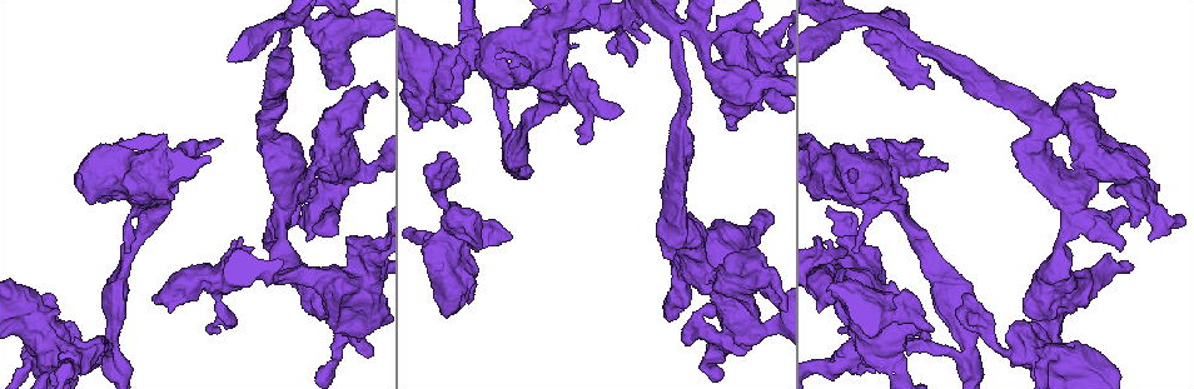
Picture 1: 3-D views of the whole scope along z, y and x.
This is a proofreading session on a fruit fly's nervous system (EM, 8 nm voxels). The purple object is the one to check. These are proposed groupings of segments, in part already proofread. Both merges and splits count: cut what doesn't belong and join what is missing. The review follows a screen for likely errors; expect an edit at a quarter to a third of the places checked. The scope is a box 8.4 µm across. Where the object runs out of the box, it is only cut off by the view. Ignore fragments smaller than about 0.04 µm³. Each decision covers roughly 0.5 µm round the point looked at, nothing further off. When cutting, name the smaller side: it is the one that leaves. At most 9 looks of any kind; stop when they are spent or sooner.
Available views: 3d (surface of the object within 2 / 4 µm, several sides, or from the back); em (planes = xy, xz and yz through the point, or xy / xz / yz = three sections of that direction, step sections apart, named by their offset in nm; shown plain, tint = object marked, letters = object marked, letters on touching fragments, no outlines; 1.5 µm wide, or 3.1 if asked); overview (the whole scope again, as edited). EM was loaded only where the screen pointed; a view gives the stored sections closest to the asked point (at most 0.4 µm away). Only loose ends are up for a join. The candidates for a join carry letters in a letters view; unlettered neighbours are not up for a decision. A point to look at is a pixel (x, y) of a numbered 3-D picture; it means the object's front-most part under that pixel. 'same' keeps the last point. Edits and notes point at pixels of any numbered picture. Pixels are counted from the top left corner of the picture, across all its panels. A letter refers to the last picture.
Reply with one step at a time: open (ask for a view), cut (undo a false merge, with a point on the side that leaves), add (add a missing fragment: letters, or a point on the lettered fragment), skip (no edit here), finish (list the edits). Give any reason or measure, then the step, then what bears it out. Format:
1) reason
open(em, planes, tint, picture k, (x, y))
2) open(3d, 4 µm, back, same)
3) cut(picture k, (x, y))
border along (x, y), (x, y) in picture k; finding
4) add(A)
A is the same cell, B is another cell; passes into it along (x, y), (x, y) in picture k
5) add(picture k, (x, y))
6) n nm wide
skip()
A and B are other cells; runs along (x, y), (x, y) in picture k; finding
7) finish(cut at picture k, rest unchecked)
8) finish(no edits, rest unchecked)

thick turns thin
open(3d, 4 µm, picture 1, (287, 40))

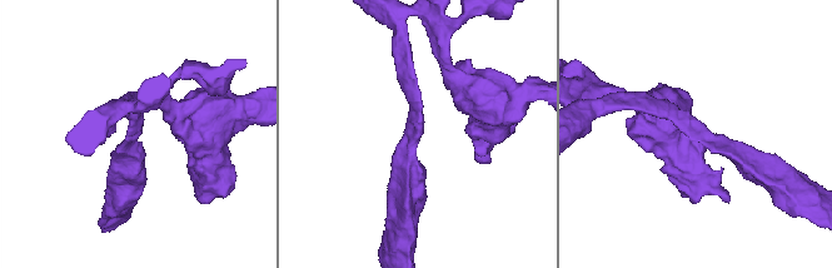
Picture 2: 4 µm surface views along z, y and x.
open(em, planes, letters, picture 2, (698, 131))

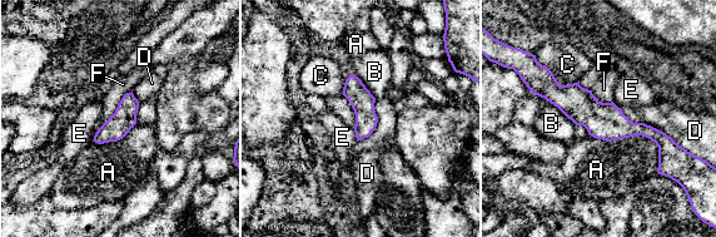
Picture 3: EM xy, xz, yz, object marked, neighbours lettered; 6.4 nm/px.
150 nm wide
skip()
A, B, C, D, E and F are other cells; border along (353, 127), (357, 141) in picture 3; continuous, no second neuron

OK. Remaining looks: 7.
thick turns thin
open(3d, 4 µm, picture 1, (288, 19))

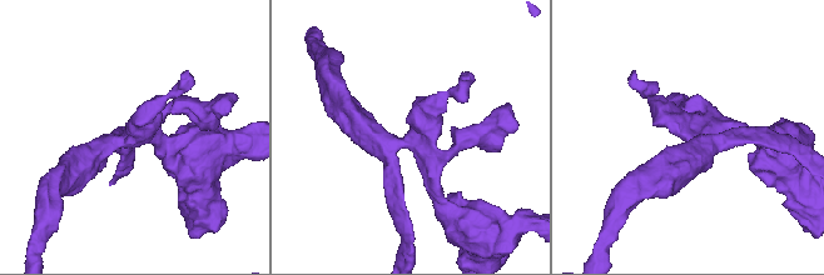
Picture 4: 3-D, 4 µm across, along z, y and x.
open(em, planes, letters, picture 4, (697, 138))

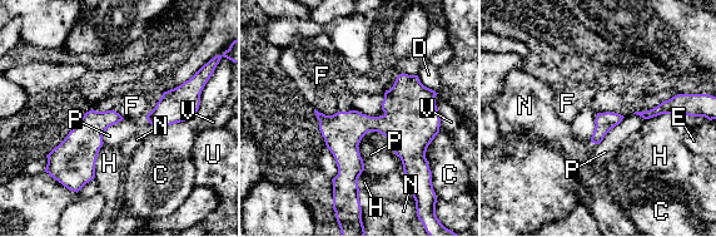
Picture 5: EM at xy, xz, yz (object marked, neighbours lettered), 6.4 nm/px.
100 nm wide
skip()
C, D, E, F, H, N, P, U and V are other cells; border along (314, 108), (326, 114), (354, 110) in picture 5; continuous, no second neuron

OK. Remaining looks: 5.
free end
open(3d, 4 µm, picture 1, (454, 161))

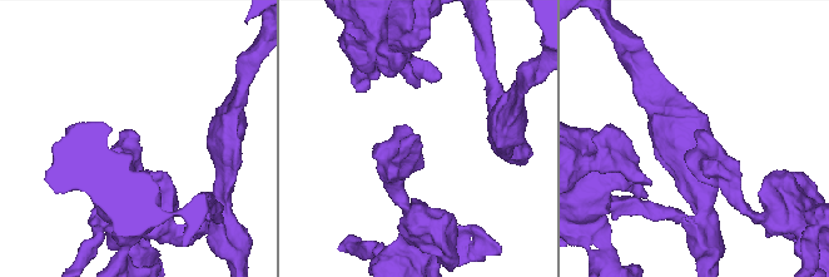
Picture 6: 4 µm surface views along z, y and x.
need the tissue
open(em, xy, step 4, letters, picture 6, (697, 136))

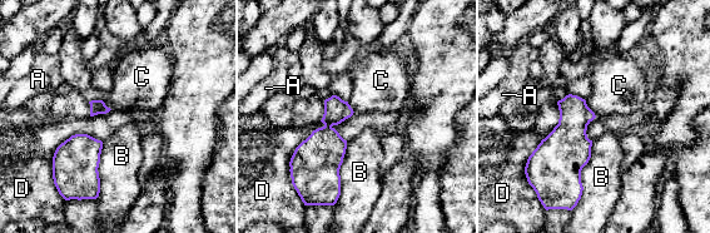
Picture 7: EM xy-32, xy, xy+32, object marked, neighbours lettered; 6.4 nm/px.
skip()
A, B, C and D are other cells; border along (102, 140), (66, 138), (53, 183) in picture 7; none of them fits

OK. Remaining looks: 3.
an open end
open(em, xy, step 8, letters, picture 1, (764, 209))

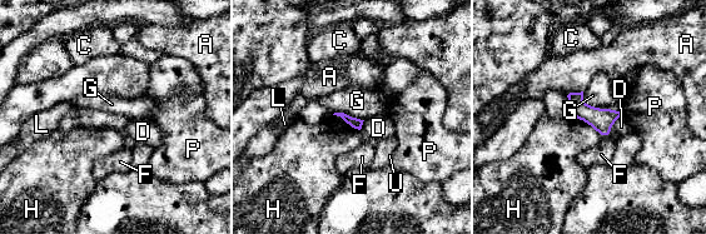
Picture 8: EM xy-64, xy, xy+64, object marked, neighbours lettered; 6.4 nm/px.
skip()
A, C, D, F, G, H, L, P and U are other cells; no lettered fragment goes on from it

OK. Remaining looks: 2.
finish(no edits, rest unchecked)

